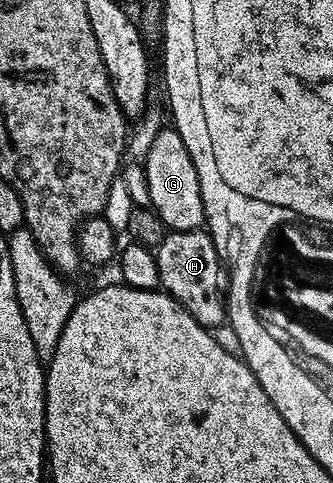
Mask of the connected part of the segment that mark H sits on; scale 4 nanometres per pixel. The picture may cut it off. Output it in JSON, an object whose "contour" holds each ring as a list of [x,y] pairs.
{"contour":[[[203,228],[168,231],[154,252],[160,276],[159,288],[173,297],[181,309],[185,309],[205,329],[211,331],[214,326],[225,324],[228,275],[211,232]]]}

